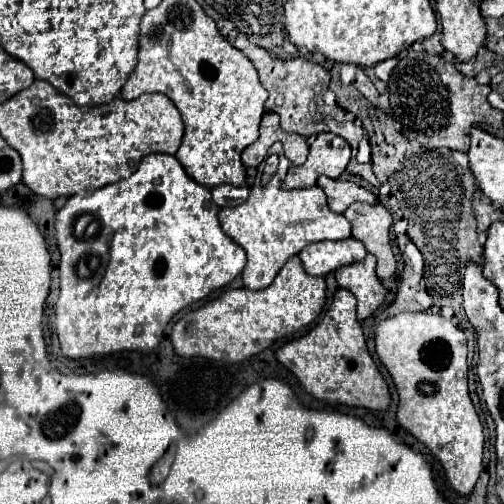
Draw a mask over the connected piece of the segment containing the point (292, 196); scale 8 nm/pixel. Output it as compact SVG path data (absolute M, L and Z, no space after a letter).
M274 144L268 154L280 156L280 166L276 174L272 174L268 182L262 182L262 172L258 170L250 182L248 200L236 208L220 208L218 214L222 230L248 254L242 280L244 286L250 290L262 290L270 286L286 260L298 254L304 246L318 240L344 240L350 236L350 222L342 214L330 212L326 204L326 194L318 186L282 190L282 178L290 168L290 162L282 152L282 144Z

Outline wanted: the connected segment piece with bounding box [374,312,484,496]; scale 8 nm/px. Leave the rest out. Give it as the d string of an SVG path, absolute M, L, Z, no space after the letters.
M402 312L382 320L376 326L374 340L376 354L390 372L400 396L398 424L430 448L458 494L470 494L482 472L484 434L468 396L464 332L432 312Z

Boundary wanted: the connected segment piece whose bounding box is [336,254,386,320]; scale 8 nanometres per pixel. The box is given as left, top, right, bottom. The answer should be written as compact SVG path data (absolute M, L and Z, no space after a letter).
M368 254L364 260L336 270L338 286L350 290L358 300L358 320L368 318L384 302L386 290L380 284L374 266L376 258Z

